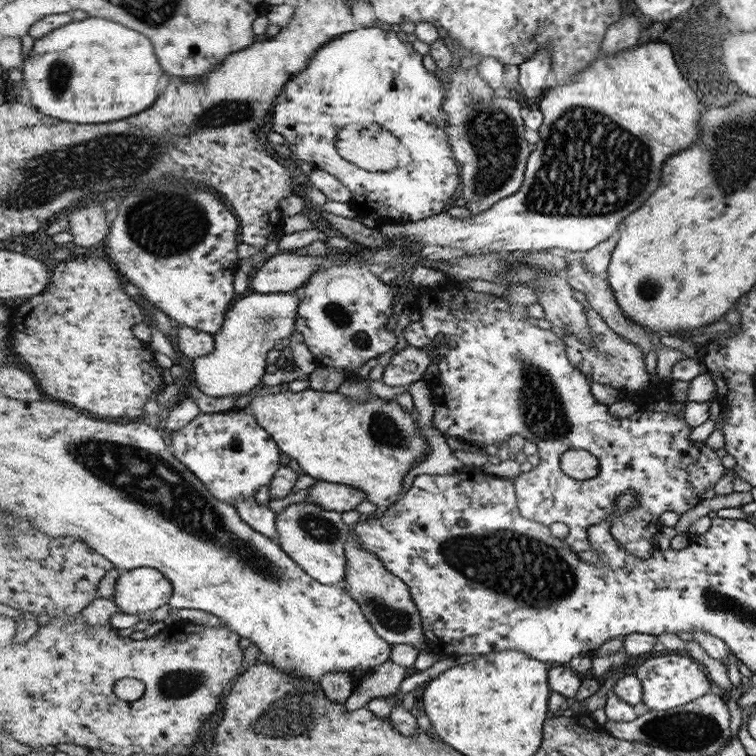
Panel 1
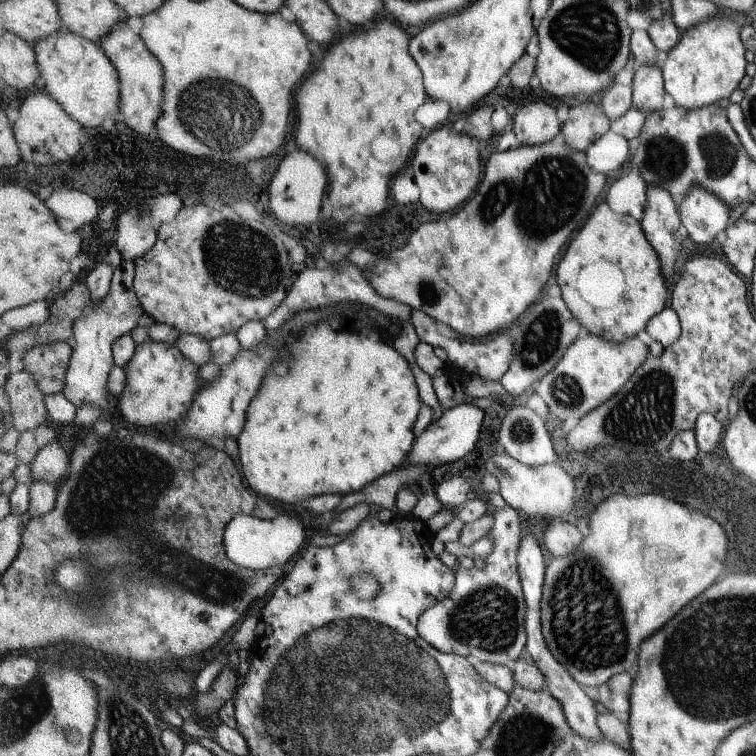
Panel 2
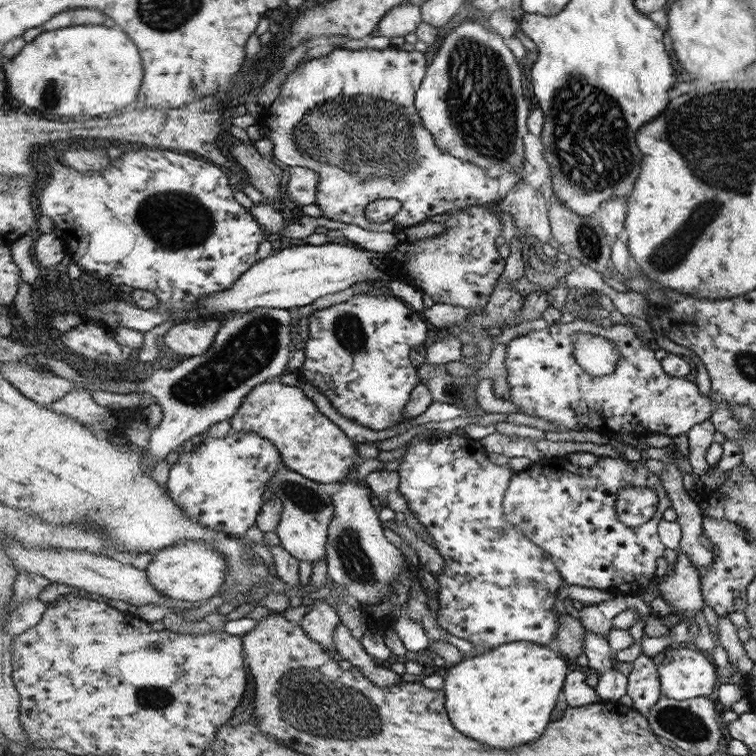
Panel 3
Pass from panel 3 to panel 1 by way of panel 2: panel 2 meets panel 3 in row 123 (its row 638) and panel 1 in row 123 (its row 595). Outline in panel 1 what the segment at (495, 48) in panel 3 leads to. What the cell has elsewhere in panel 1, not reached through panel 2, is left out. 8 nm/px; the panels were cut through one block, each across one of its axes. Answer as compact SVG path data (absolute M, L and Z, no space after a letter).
M458 63L455 64L455 67L456 70L454 70L452 76L450 76L450 81L448 83L446 82L446 96L444 100L444 109L446 113L448 113L448 128L446 128L446 133L448 133L448 137L450 137L452 155L456 158L456 162L462 163L461 182L463 190L460 199L463 202L462 206L470 210L470 220L474 216L491 209L504 198L518 193L518 190L524 185L524 168L526 168L526 158L530 156L530 146L528 146L528 142L526 142L526 138L524 138L524 124L522 124L522 118L520 118L520 104L514 102L514 100L508 100L506 97L495 97L495 89L486 82L484 76L477 67L471 67L469 69L462 68Z

